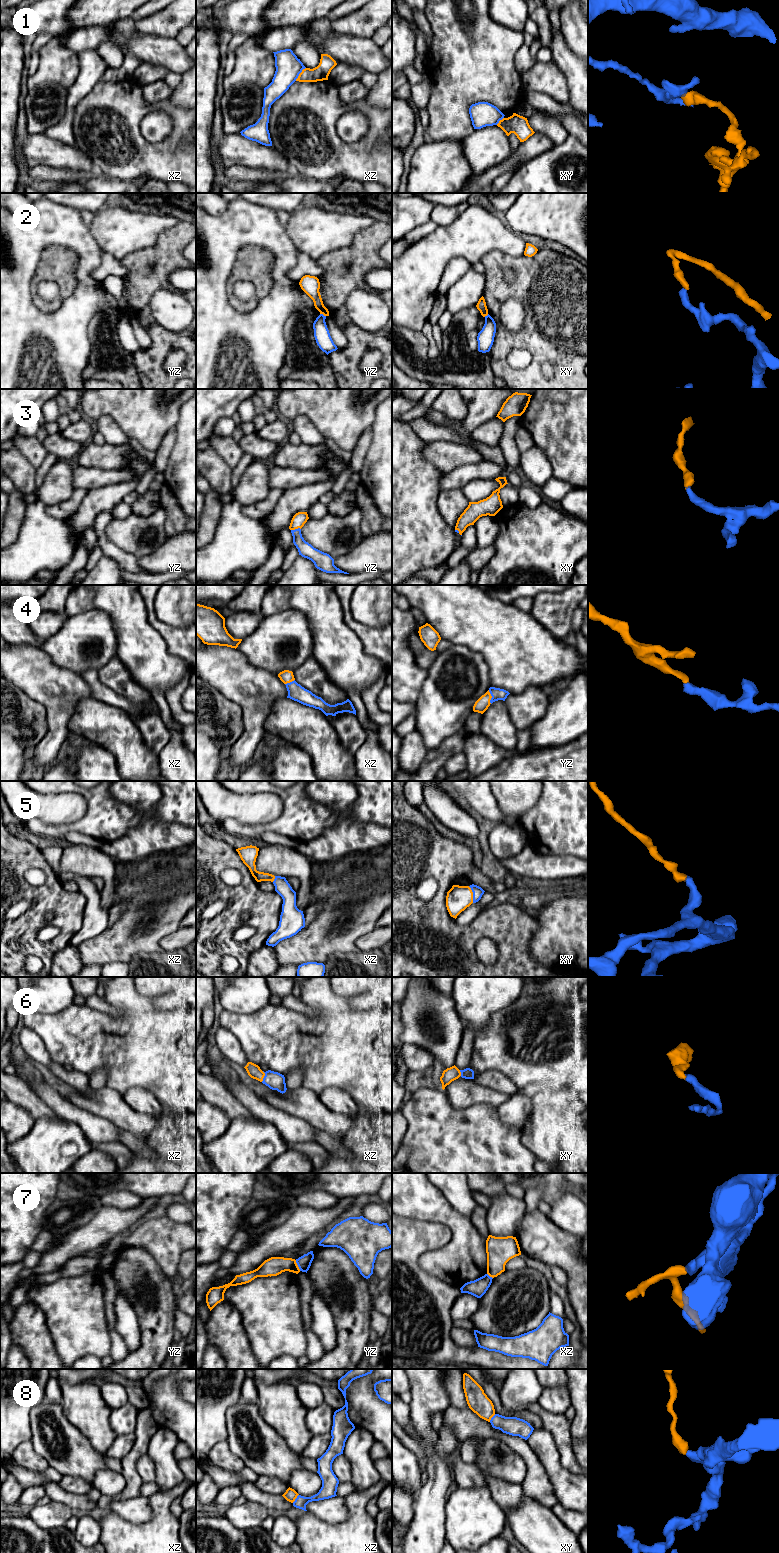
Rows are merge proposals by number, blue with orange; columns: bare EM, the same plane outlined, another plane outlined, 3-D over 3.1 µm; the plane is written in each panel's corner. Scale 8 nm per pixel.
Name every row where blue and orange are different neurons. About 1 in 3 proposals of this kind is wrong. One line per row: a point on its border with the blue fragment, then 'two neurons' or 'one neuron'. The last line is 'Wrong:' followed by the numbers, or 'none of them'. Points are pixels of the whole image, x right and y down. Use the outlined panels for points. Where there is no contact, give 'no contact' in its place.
1: contact xz (299, 73); two neurons
2: contact yz (322, 314); two neurons
3: contact yz (295, 529); one neuron
4: contact yz (492, 697); one neuron
5: contact xy (473, 894); one neuron
6: contact xz (264, 1076); one neuron
7: contact yz (297, 1264); two neurons
8: contact xz (296, 1498); two neurons
Wrong: 1, 2, 7, 8

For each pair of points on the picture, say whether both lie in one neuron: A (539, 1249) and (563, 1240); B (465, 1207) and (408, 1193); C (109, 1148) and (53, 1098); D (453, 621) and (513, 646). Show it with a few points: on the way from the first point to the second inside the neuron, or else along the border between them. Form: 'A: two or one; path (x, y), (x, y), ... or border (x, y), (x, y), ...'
A: one; path (545, 1245), (557, 1245)
B: two; border (435, 1185), (449, 1203), (468, 1218)
C: two; border (88, 1140), (119, 1142)
D: one; path (468, 621), (478, 621), (498, 631)

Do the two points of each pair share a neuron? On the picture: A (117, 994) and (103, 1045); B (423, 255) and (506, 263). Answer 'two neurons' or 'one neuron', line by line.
A: one neuron
B: two neurons

